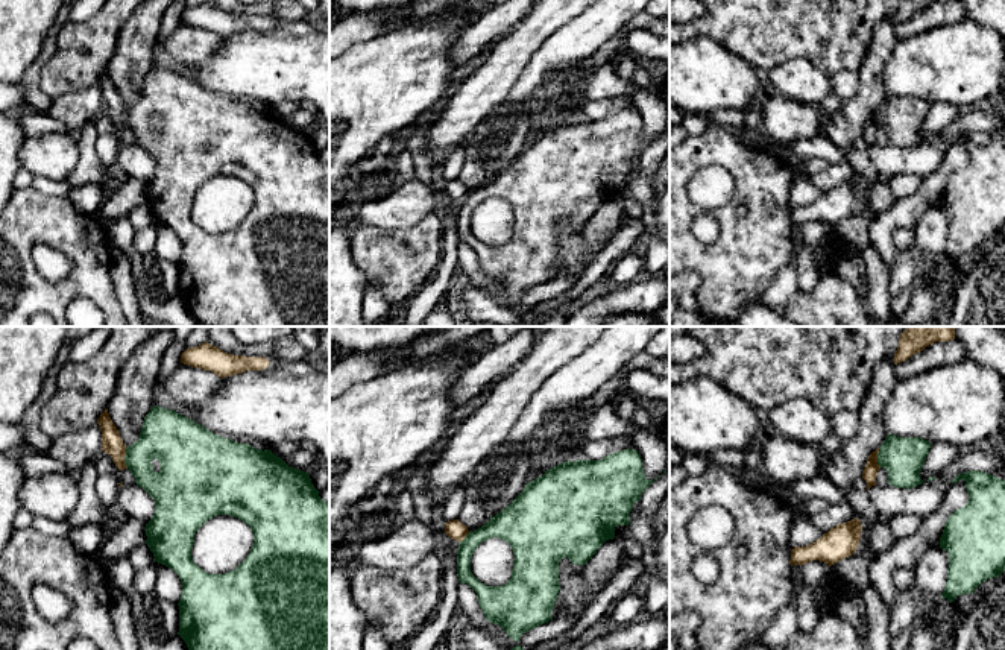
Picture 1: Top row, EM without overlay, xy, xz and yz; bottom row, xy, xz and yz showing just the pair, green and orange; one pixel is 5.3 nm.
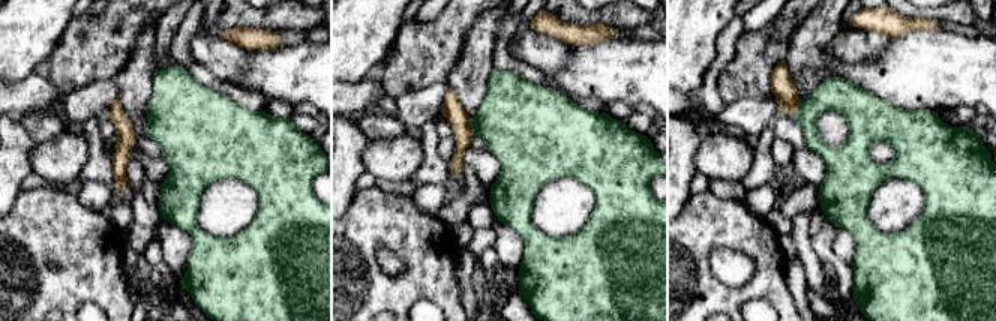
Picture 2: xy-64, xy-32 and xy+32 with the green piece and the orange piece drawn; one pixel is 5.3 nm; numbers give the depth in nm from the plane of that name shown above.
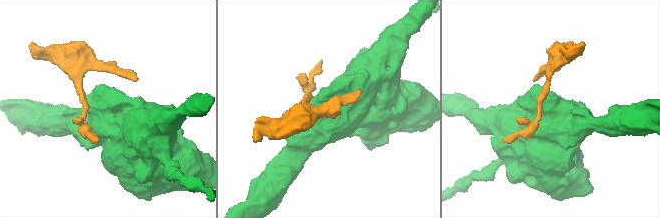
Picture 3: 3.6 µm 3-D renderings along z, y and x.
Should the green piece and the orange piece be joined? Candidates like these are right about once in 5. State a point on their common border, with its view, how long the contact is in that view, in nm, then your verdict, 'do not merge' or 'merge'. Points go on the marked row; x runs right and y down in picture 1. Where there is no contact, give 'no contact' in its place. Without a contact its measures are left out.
contact xy (125, 457); length 110 nm; do not merge

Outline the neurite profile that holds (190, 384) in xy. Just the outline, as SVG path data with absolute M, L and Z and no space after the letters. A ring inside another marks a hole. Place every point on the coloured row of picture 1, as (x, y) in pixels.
M181 363L162 381L167 393L187 404L206 404L220 389L220 377L211 371Z

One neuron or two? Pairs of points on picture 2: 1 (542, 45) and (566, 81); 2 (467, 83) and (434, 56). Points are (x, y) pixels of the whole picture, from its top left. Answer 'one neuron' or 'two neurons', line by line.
1: two neurons
2: two neurons

